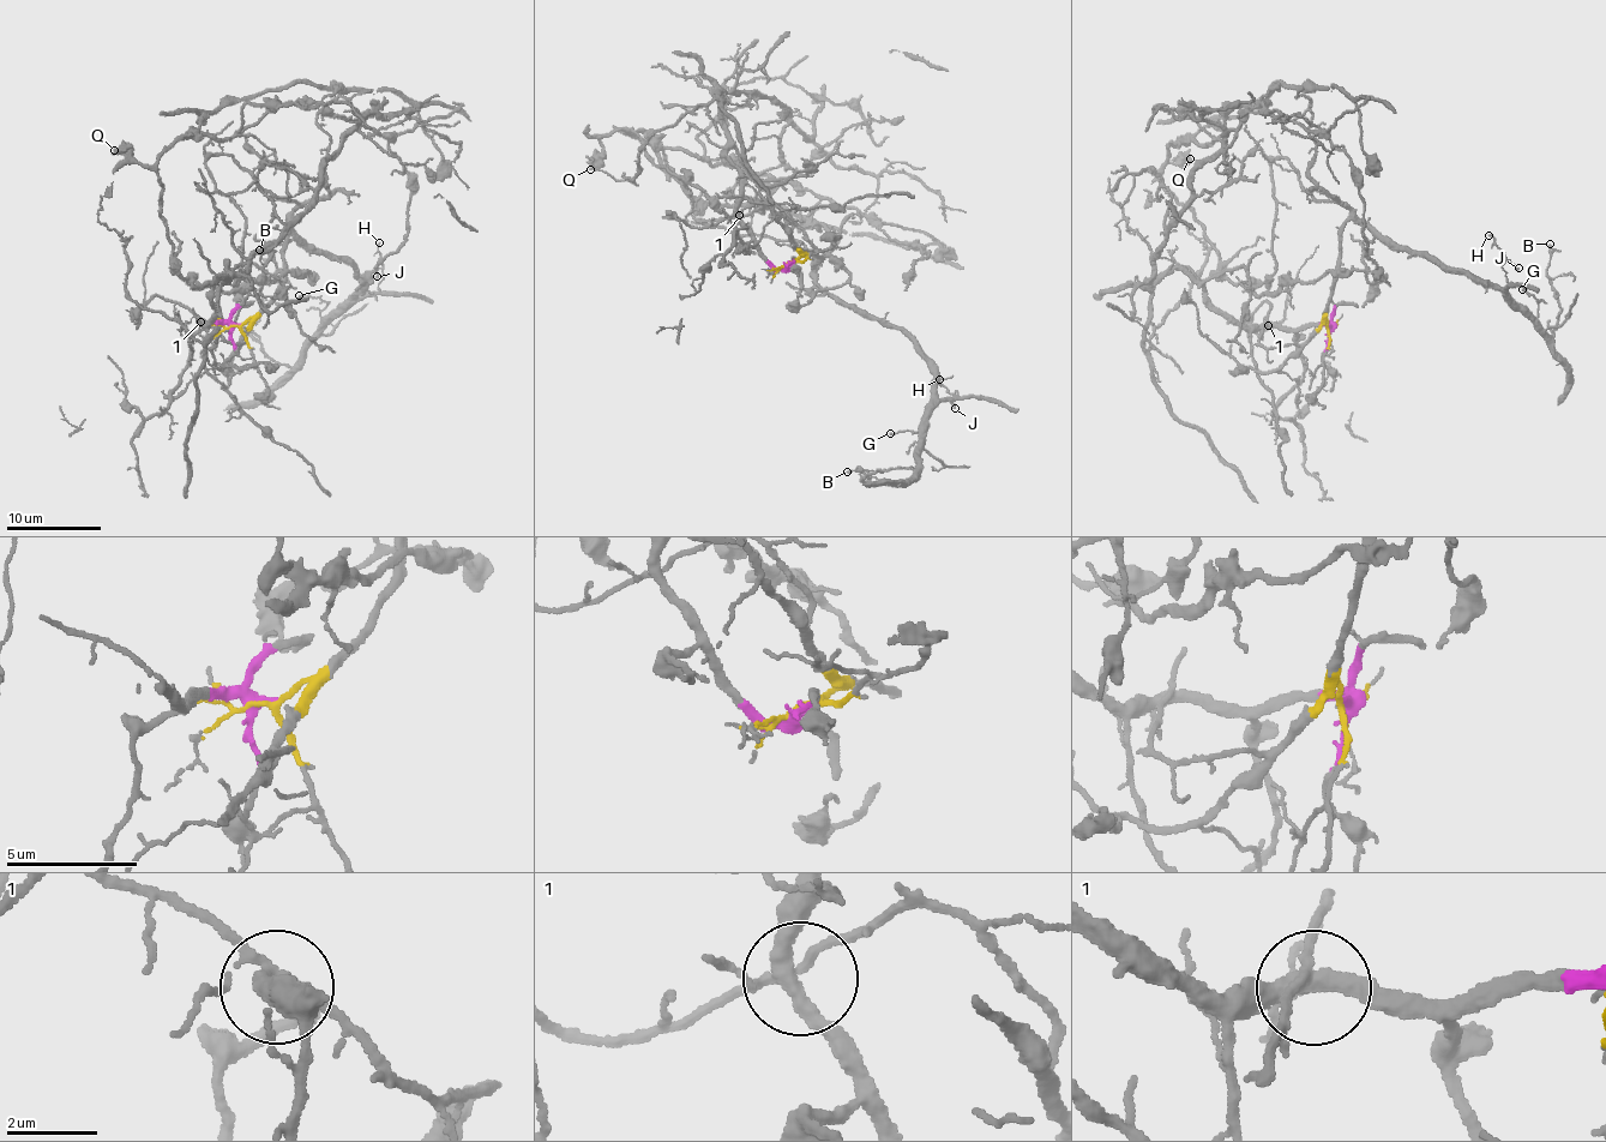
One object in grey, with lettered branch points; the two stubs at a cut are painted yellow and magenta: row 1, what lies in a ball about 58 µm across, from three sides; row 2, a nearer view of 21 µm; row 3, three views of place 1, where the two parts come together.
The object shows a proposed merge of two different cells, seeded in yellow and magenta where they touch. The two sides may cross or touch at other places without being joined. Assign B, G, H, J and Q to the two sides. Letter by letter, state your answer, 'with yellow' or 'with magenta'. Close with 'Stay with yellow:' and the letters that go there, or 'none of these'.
B: with yellow
G: with yellow
H: with yellow
J: with yellow
Q: with magenta
Stay with yellow: B, G, H, J

